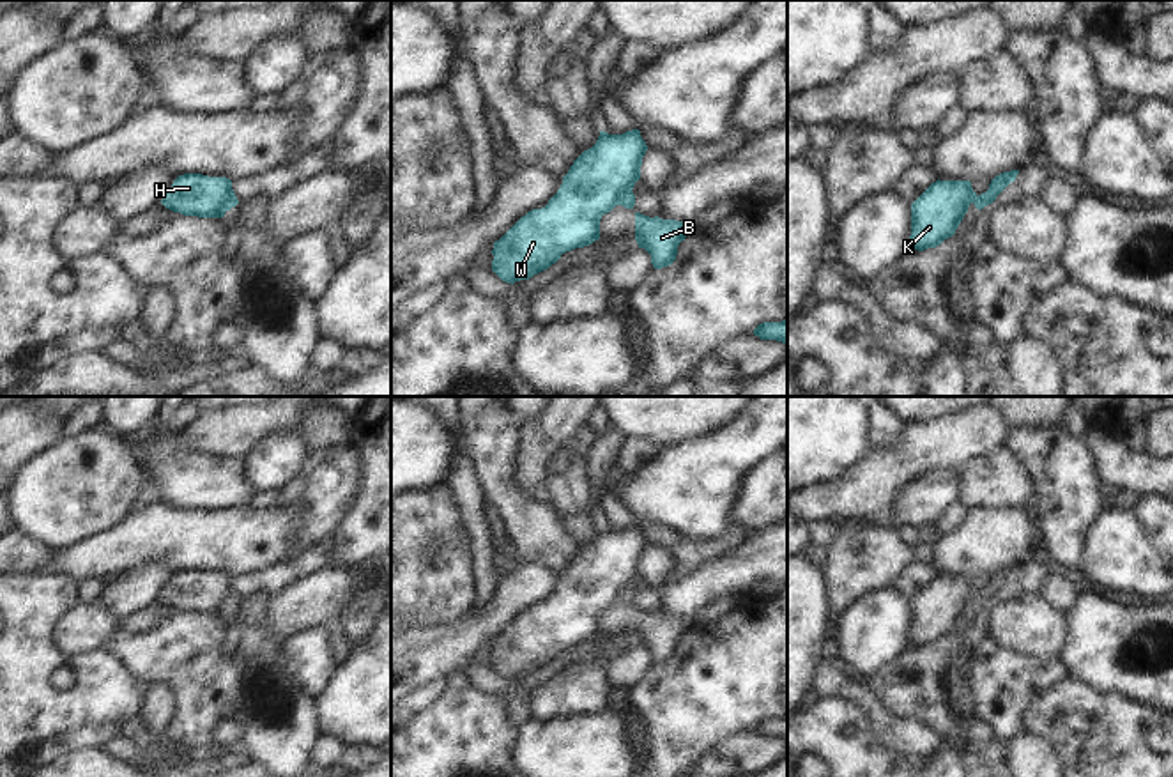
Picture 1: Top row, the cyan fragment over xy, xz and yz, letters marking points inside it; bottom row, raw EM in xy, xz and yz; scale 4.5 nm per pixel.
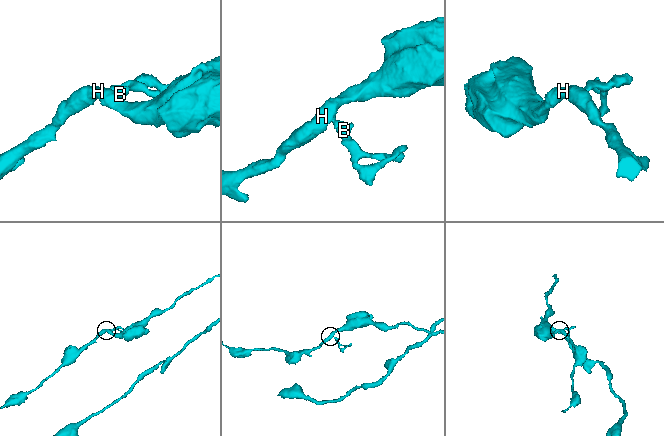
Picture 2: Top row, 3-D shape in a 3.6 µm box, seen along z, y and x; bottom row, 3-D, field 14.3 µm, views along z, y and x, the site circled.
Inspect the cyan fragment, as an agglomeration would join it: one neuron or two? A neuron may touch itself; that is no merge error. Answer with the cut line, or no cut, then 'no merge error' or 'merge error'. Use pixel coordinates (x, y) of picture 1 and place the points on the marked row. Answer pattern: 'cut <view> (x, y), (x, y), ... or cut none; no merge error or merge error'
cut xz (630, 188), (616, 204); merge error

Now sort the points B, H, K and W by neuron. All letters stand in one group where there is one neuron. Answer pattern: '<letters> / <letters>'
B / H K W

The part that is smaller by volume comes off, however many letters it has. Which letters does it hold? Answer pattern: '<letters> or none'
B

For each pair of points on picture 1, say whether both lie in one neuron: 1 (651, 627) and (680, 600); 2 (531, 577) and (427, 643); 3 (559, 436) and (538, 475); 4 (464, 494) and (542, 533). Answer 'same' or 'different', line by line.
1: different
2: same
3: same
4: different

